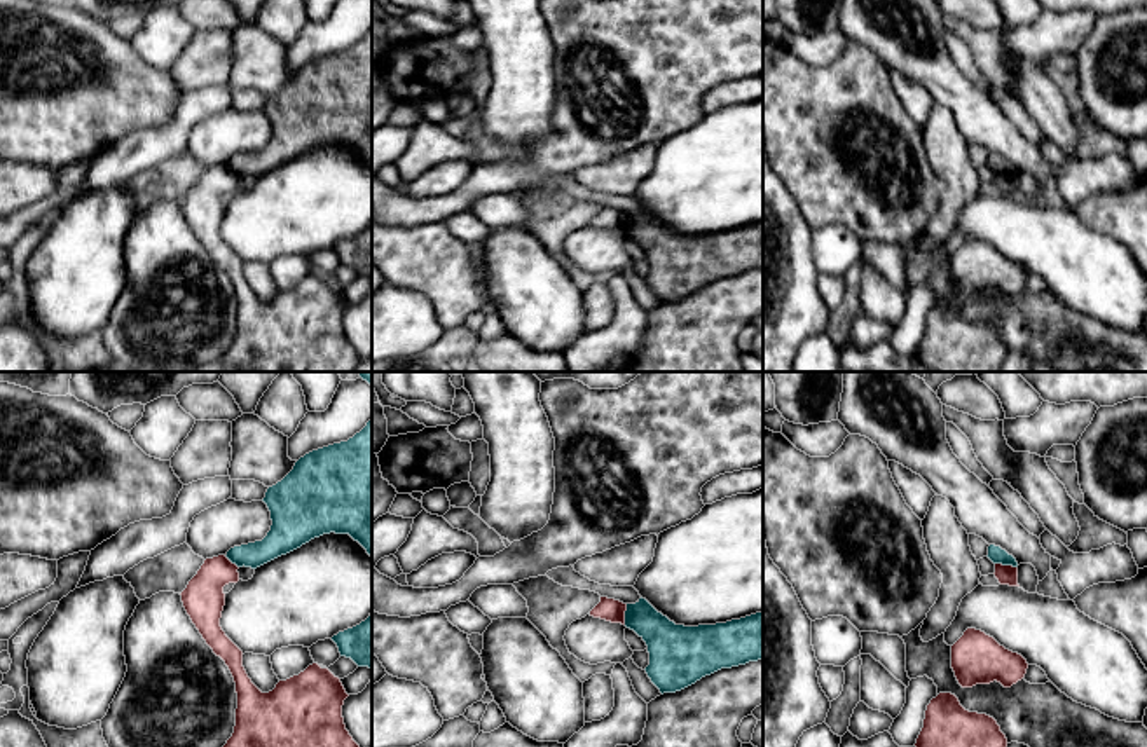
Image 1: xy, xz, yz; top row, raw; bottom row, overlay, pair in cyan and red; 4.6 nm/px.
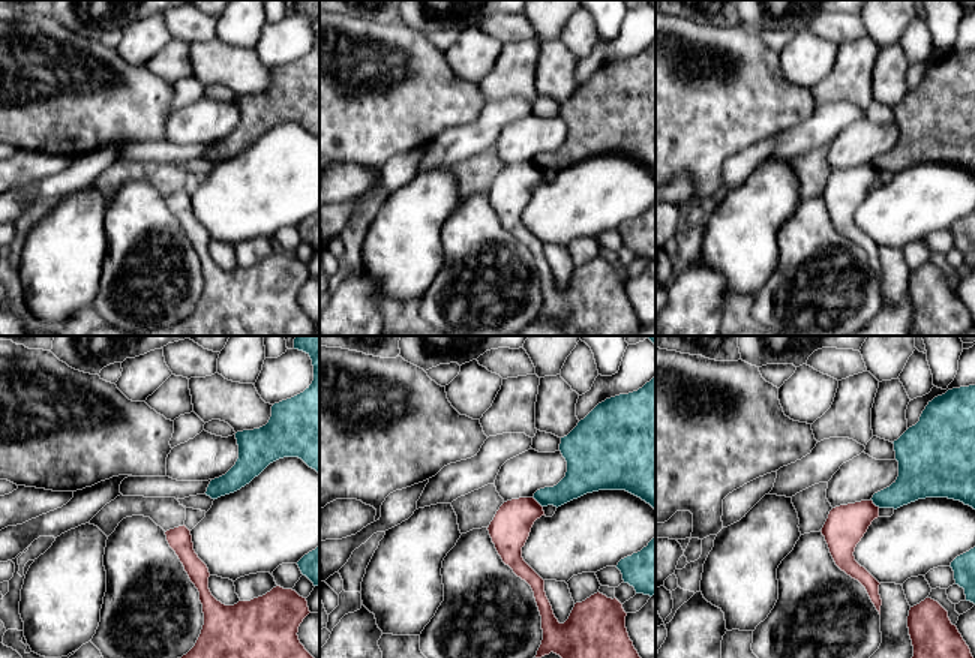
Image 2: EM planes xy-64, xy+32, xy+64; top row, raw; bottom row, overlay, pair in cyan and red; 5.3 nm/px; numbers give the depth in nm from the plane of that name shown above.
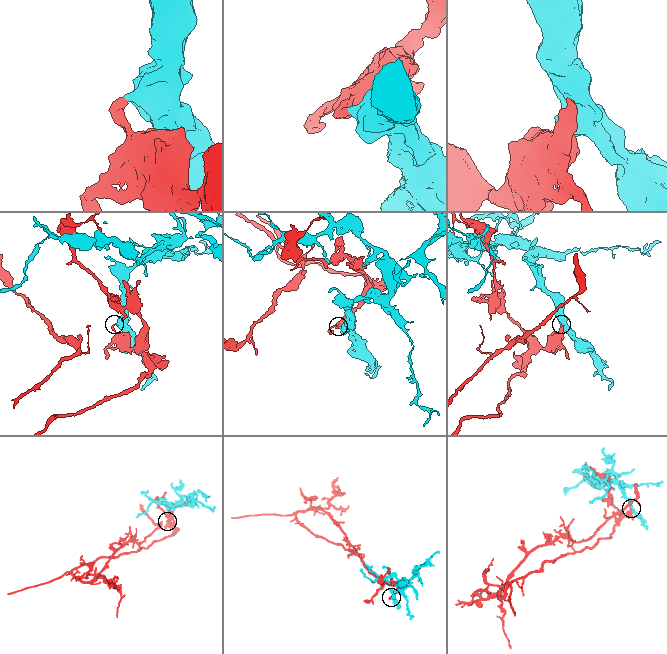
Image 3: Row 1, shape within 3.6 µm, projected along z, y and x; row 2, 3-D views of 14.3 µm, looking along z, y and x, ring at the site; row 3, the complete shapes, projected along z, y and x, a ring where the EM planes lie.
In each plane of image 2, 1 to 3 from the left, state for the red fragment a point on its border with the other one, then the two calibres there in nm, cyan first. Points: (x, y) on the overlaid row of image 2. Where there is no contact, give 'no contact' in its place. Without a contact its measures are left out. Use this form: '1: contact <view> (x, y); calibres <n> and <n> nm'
1: no contact
2: contact xy+32 (537, 501); calibres 160 and 220 nm
3: contact xy+64 (875, 504); calibres 190 and 220 nm

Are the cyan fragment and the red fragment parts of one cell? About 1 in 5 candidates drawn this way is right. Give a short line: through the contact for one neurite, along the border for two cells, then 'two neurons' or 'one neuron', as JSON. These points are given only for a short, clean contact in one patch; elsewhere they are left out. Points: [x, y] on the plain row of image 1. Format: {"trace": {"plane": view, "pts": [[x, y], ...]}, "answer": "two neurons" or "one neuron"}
{"trace": {"plane": "yz", "pts": [[995, 171], [1016, 177]]}, "answer": "two neurons"}

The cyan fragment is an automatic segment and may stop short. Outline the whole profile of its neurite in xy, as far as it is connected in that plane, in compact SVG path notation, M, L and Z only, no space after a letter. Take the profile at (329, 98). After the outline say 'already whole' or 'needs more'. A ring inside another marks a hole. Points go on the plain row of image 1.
M372 28L347 51L313 59L262 108L271 120L271 140L262 150L234 155L227 168L257 178L323 143L349 143L372 166Z; already whole

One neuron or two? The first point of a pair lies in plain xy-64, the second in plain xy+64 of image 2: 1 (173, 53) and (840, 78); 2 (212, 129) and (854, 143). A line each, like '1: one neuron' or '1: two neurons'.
1: one neuron
2: one neuron

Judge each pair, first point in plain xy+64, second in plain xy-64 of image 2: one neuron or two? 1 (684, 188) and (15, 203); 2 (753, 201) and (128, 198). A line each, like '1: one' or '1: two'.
1: two
2: two

